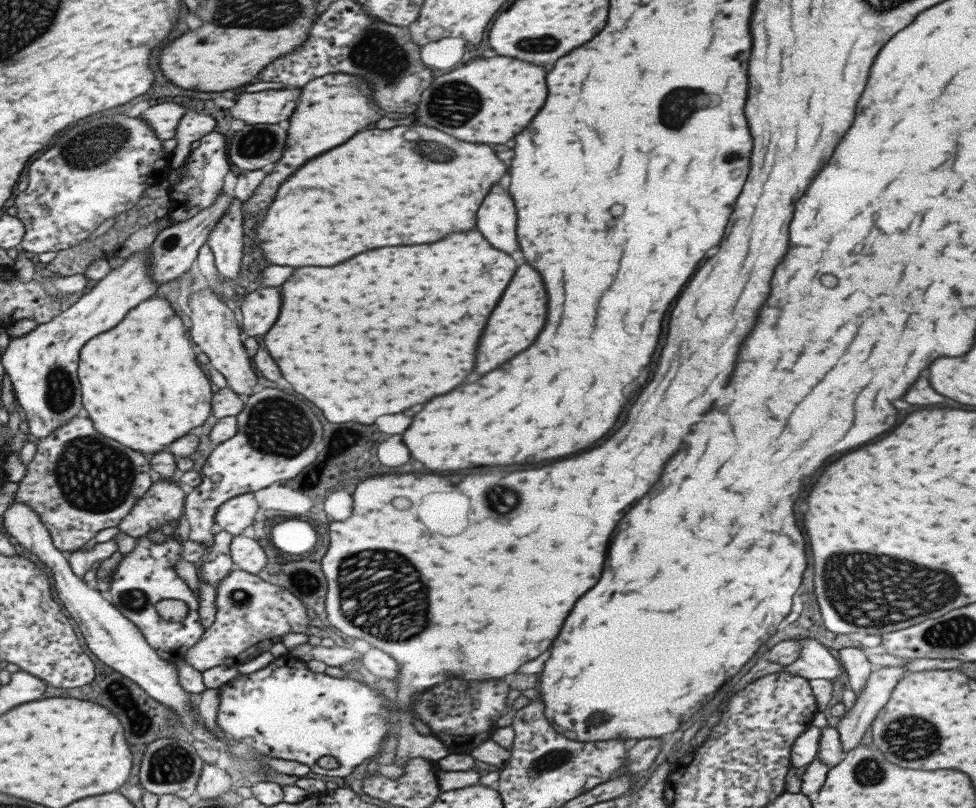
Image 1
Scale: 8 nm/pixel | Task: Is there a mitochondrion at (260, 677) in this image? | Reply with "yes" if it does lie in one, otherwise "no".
no

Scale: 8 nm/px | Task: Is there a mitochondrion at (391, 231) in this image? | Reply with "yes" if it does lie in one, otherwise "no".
no

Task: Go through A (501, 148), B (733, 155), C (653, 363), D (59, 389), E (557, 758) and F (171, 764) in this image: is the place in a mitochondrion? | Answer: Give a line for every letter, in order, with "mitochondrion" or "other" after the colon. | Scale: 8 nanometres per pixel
A: other
B: mitochondrion
C: other
D: mitochondrion
E: mitochondrion
F: mitochondrion

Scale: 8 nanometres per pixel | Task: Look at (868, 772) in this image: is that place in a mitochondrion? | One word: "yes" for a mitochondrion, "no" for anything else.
yes

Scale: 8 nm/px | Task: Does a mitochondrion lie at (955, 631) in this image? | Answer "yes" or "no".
yes

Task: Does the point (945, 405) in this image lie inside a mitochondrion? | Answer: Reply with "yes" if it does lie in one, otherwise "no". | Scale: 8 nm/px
no

